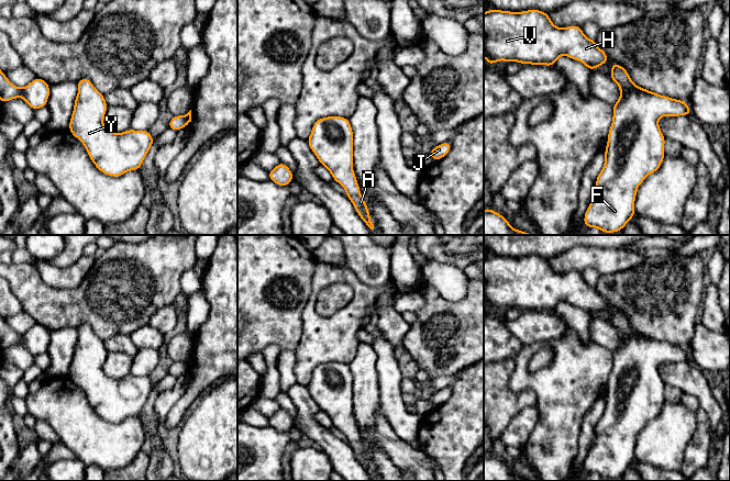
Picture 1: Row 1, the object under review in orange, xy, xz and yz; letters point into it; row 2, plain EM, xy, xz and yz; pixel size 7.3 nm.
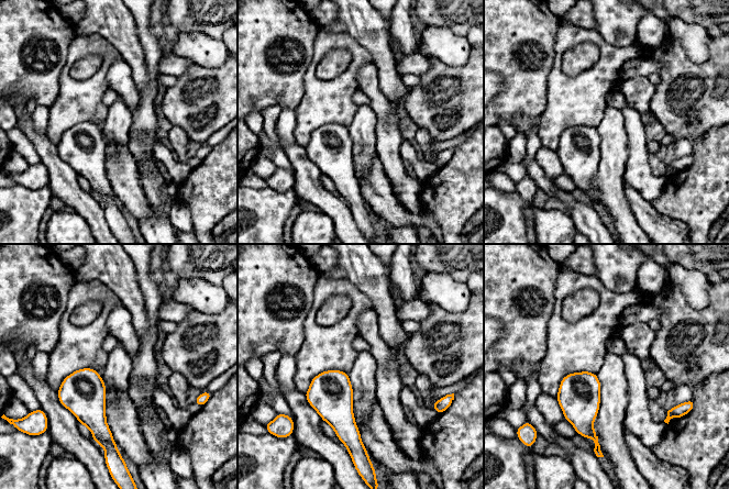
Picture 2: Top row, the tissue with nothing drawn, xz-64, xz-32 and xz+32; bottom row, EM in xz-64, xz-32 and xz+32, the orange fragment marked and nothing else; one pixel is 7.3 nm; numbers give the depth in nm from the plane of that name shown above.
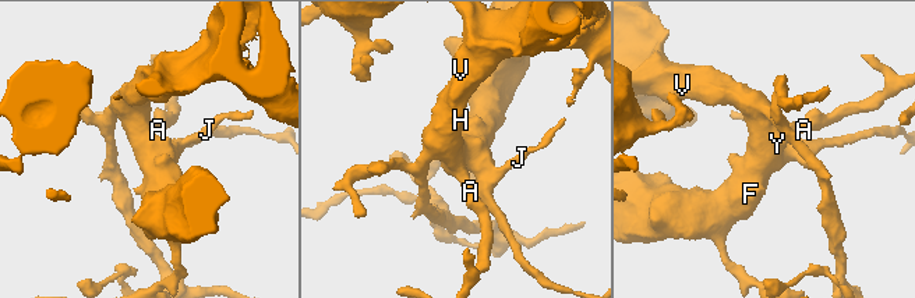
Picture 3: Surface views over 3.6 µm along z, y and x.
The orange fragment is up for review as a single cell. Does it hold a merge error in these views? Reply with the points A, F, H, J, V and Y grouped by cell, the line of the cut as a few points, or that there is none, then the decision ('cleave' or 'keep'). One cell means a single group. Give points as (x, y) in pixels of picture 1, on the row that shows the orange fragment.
A F H J V Y | no cut | keep

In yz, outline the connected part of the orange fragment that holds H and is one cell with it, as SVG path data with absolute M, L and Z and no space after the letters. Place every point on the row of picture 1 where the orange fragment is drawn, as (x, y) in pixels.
M489 9L484 13L484 58L488 65L505 60L518 61L522 65L554 66L562 55L583 63L591 71L608 61L608 55L597 46L595 40L585 36L580 26L556 27L546 12L535 9L522 12Z

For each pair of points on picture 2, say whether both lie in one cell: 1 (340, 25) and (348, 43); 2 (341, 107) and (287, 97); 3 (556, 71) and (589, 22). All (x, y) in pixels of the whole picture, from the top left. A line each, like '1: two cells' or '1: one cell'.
1: two cells
2: two cells
3: two cells

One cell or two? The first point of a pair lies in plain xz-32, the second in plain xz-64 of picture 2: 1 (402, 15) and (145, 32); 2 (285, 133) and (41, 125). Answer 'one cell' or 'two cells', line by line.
1: two cells
2: one cell

